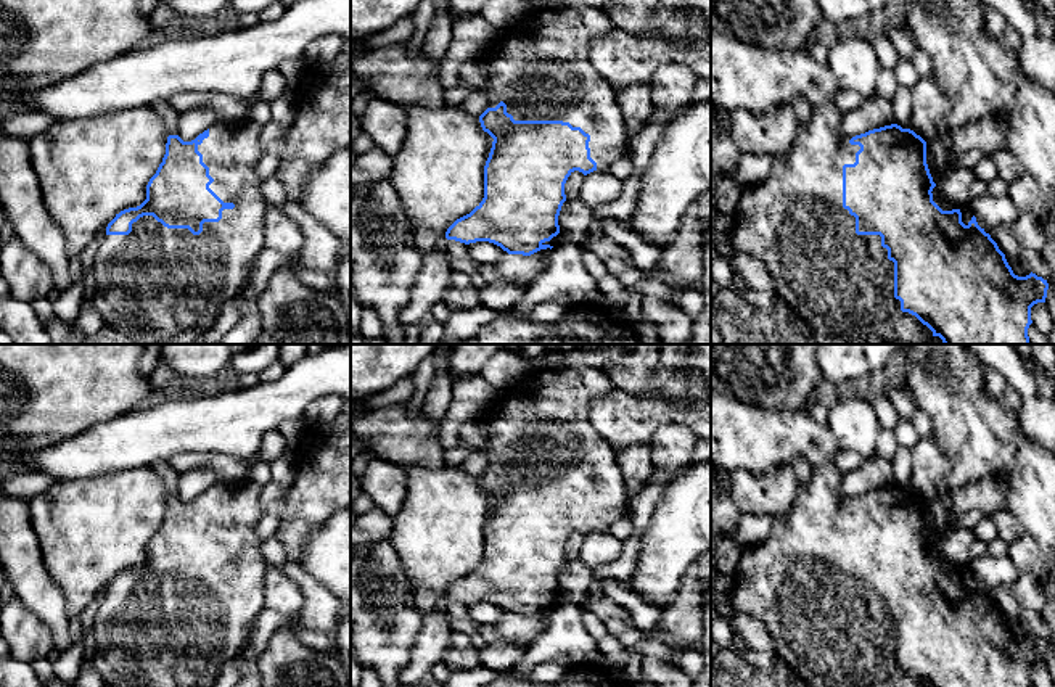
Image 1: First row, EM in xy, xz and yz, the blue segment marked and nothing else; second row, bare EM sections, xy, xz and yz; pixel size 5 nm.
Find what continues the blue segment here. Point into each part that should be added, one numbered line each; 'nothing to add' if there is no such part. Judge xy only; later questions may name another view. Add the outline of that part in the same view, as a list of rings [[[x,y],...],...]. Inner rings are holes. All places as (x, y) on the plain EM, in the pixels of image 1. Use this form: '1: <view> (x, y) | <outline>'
1: xy (155, 636) | [[[217,481],[209,487],[209,497],[198,505],[203,523],[214,542],[209,549],[233,570],[224,570],[219,582],[204,582],[203,592],[193,595],[188,589],[167,589],[153,576],[143,576],[132,584],[129,595],[105,595],[92,627],[95,637],[95,668],[105,687],[214,687],[222,668],[238,658],[256,619],[265,607],[265,571],[269,563],[262,555],[264,541],[257,536],[257,523],[265,516],[259,504],[261,487],[252,483],[228,486]]]

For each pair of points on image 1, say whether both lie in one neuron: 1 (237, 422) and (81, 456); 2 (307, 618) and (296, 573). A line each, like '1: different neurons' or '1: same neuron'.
1: same neuron
2: same neuron

